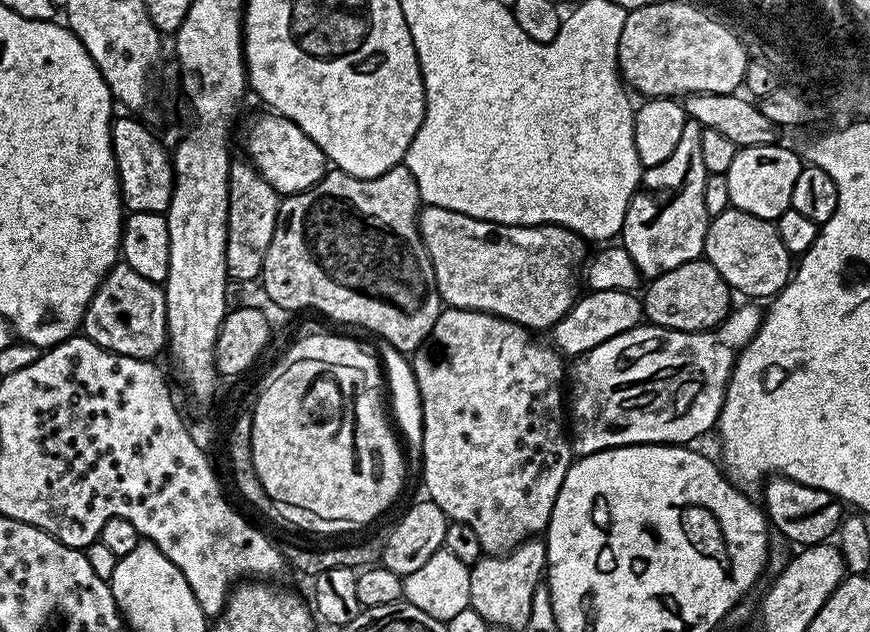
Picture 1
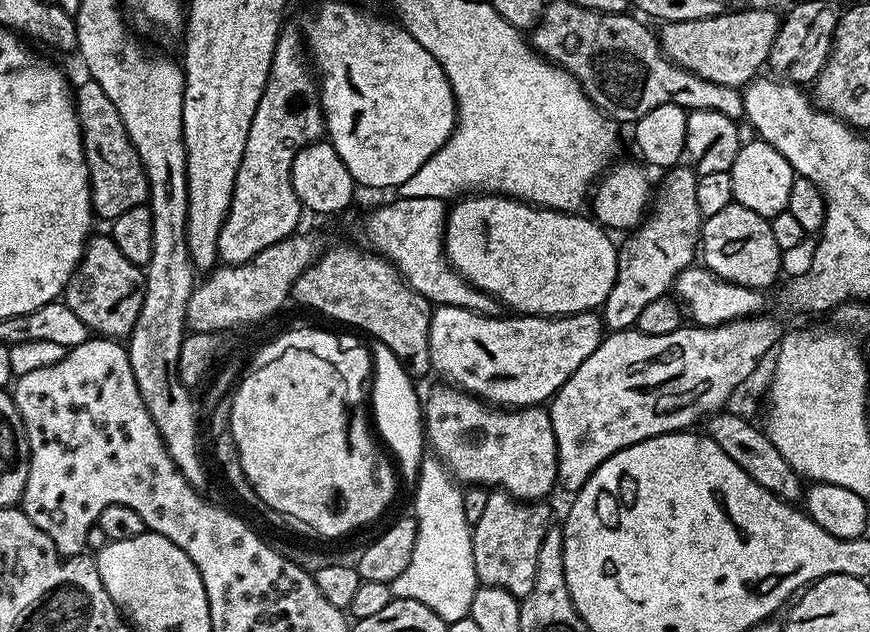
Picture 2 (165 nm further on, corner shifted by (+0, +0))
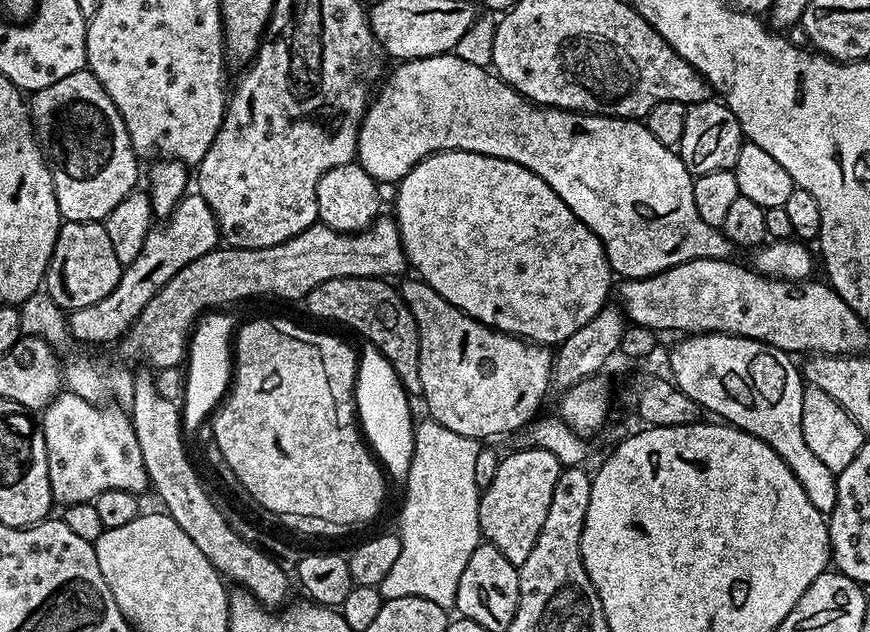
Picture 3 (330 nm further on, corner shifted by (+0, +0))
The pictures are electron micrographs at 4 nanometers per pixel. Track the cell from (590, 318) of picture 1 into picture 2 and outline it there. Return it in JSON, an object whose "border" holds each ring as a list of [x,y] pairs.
{"border":[[[439,306],[432,313],[428,349],[432,372],[440,375],[441,381],[455,386],[486,404],[511,410],[530,408],[551,401],[559,388],[598,350],[604,341],[606,329],[601,313],[593,310],[569,316],[525,316],[523,314],[497,314],[484,316],[458,306]]]}

